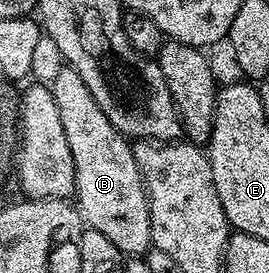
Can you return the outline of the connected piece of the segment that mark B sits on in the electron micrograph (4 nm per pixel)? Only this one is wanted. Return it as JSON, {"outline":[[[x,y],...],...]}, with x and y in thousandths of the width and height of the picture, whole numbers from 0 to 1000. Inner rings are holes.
{"outline":[[[234,245],[190,304],[204,392],[219,392],[219,440],[234,451],[234,495],[249,502],[249,538],[264,546],[264,582],[279,612],[279,747],[327,835],[372,846],[442,905],[454,934],[539,934],[561,912],[561,788],[539,678],[524,667],[524,630],[502,597],[494,531],[420,462],[413,436],[383,421],[353,348],[323,333],[323,304],[294,278],[294,260]]]}

